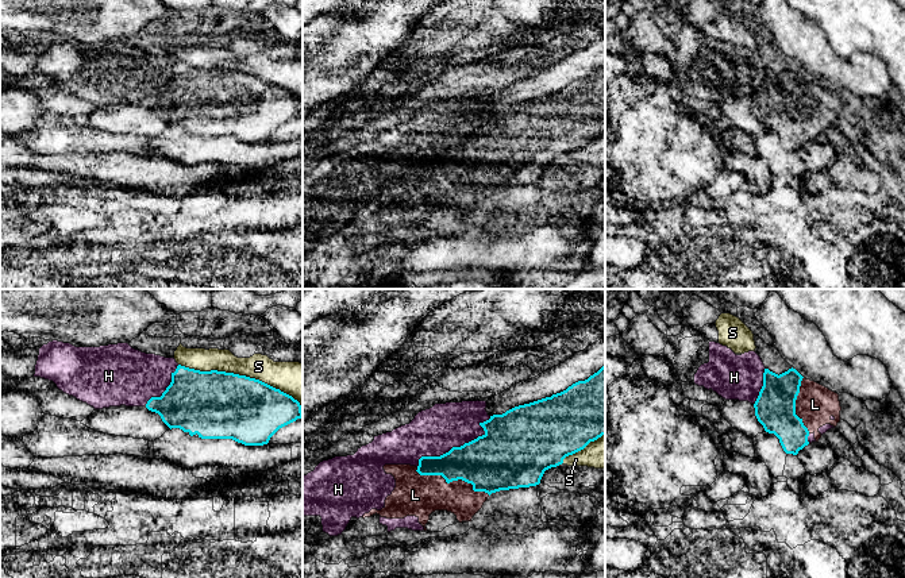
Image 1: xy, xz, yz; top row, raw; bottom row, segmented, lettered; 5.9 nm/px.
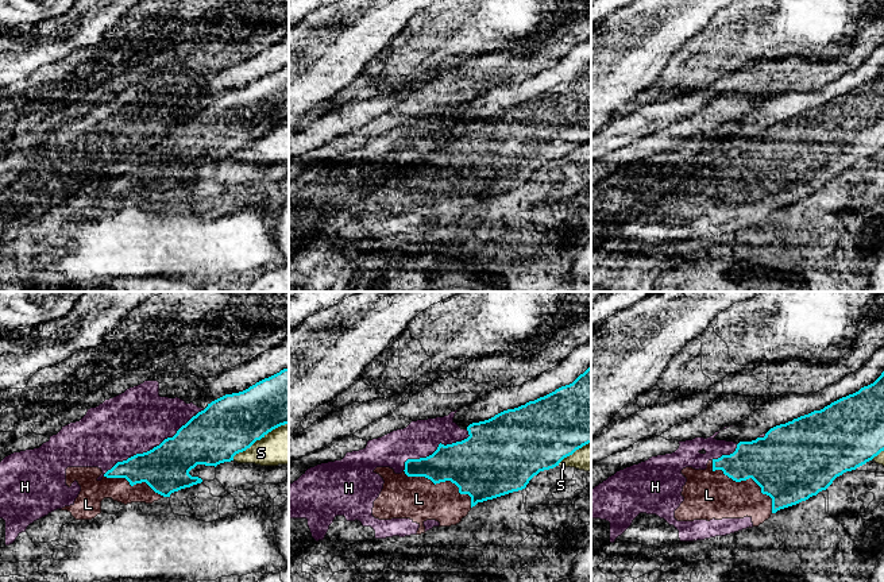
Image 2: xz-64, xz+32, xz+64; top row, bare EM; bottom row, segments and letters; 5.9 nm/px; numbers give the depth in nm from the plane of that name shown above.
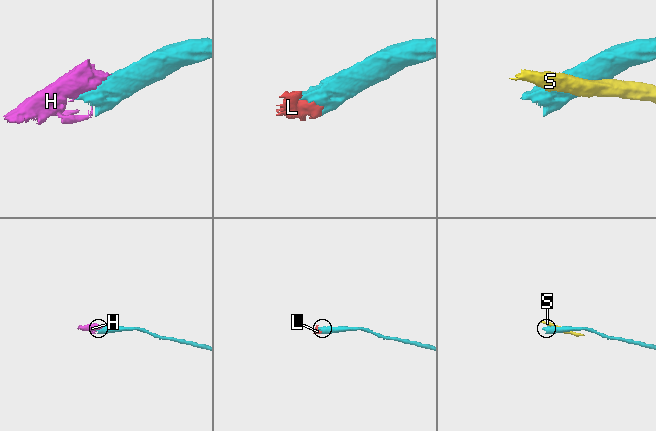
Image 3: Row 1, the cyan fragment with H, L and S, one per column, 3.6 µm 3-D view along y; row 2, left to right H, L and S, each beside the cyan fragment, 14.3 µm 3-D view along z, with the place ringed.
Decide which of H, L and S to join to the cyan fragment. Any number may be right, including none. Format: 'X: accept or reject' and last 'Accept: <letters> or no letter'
H: reject
L: accept
S: reject
Accept: L

